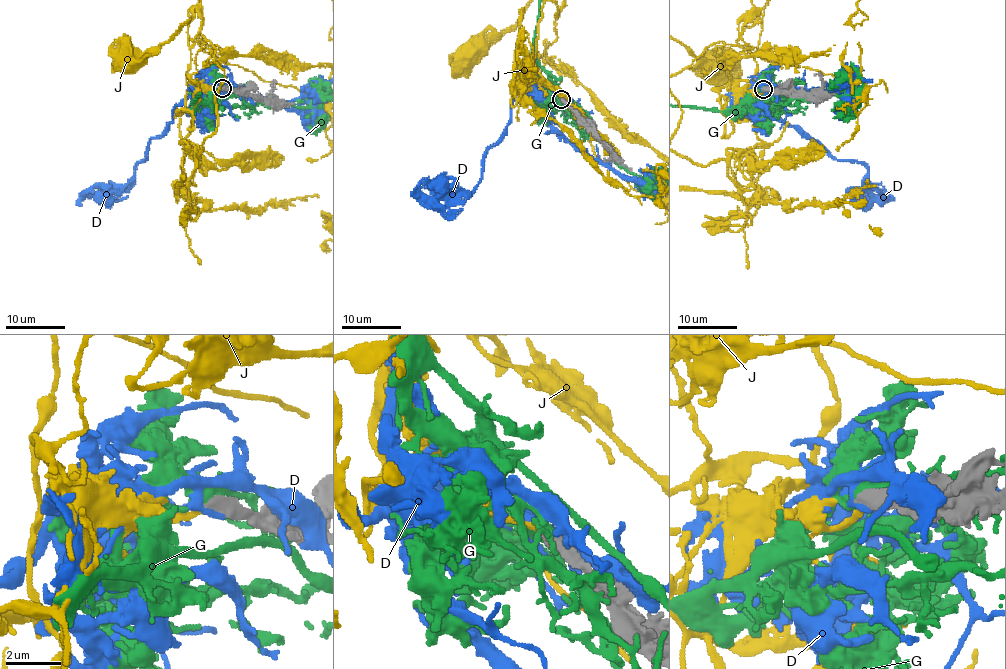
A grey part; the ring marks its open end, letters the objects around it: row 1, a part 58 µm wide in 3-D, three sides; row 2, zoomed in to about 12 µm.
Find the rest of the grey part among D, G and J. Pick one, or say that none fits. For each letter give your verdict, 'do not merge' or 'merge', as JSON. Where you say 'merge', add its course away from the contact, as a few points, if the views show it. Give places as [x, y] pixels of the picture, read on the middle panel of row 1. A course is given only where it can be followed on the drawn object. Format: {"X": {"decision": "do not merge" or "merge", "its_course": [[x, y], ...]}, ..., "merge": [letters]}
{"D": {"decision": "do not merge"}, "G": {"decision": "do not merge"}, "J": {"decision": "merge"}, "merge": ["J"]}

